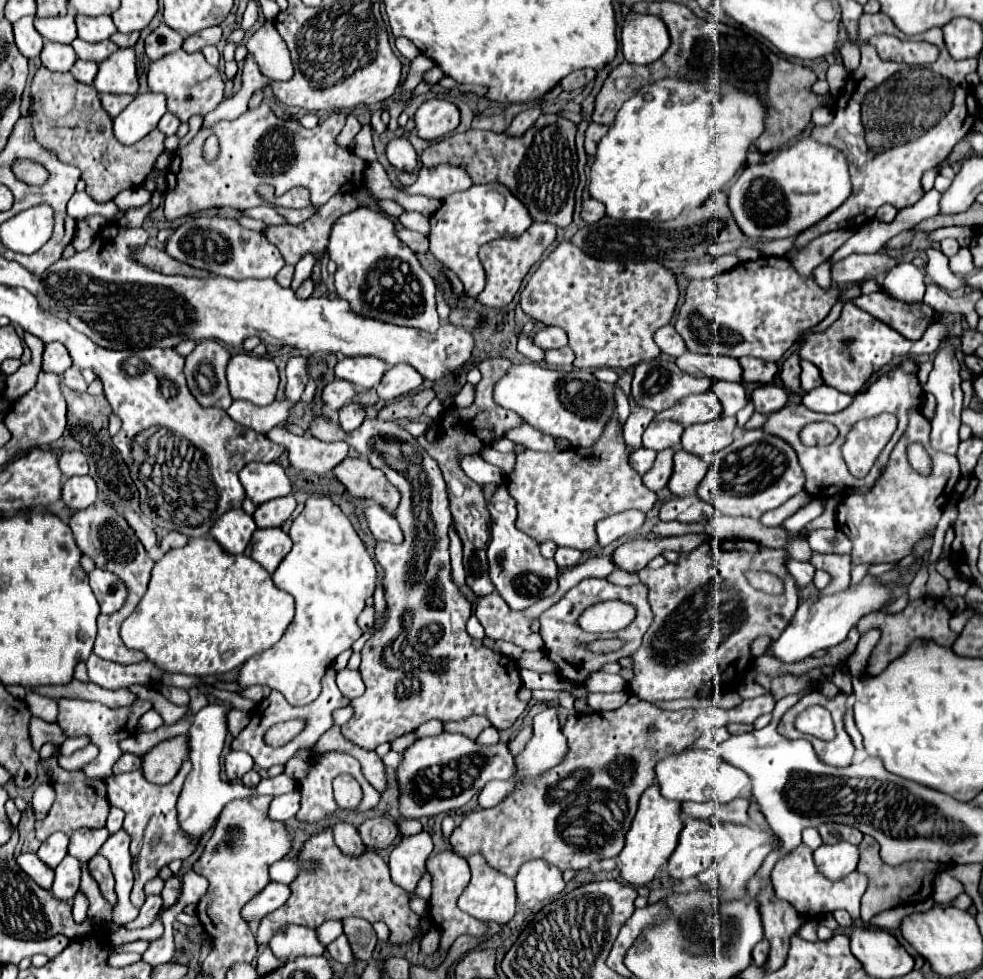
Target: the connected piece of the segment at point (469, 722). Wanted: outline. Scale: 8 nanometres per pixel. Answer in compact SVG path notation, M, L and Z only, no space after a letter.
M473 715L473 717L463 719L463 721L447 721L447 723L443 723L443 731L445 733L461 733L461 735L467 735L469 739L477 739L477 735L483 729L487 729L489 725L491 725L489 719Z

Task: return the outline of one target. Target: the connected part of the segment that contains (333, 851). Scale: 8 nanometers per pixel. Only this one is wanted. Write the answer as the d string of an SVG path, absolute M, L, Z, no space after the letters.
M327 827L317 837L309 839L301 851L305 859L321 859L321 867L313 873L301 873L291 883L291 897L279 909L267 913L261 919L255 941L257 945L267 945L271 935L287 923L301 923L307 927L319 927L327 919L361 917L369 923L385 921L391 929L391 943L409 943L421 937L421 917L409 907L409 895L391 881L388 864L375 852L367 851L359 857L351 857L339 851L333 841L333 831Z

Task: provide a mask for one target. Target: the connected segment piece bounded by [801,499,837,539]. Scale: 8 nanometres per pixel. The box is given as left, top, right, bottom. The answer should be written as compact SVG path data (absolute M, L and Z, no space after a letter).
M829 499L829 501L827 501L827 509L825 509L825 513L823 513L821 517L817 517L815 521L807 523L807 527L803 529L801 537L803 537L803 539L807 539L809 531L813 531L813 529L819 529L819 527L835 527L835 507L837 507L837 501Z

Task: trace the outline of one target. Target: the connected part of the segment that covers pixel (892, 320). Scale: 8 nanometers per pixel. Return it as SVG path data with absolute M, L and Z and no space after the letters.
M883 289L871 295L861 295L853 299L853 303L911 341L921 339L923 331L931 323L943 319L943 313L931 309L927 303L903 303L899 299L891 299L891 295L887 295Z

